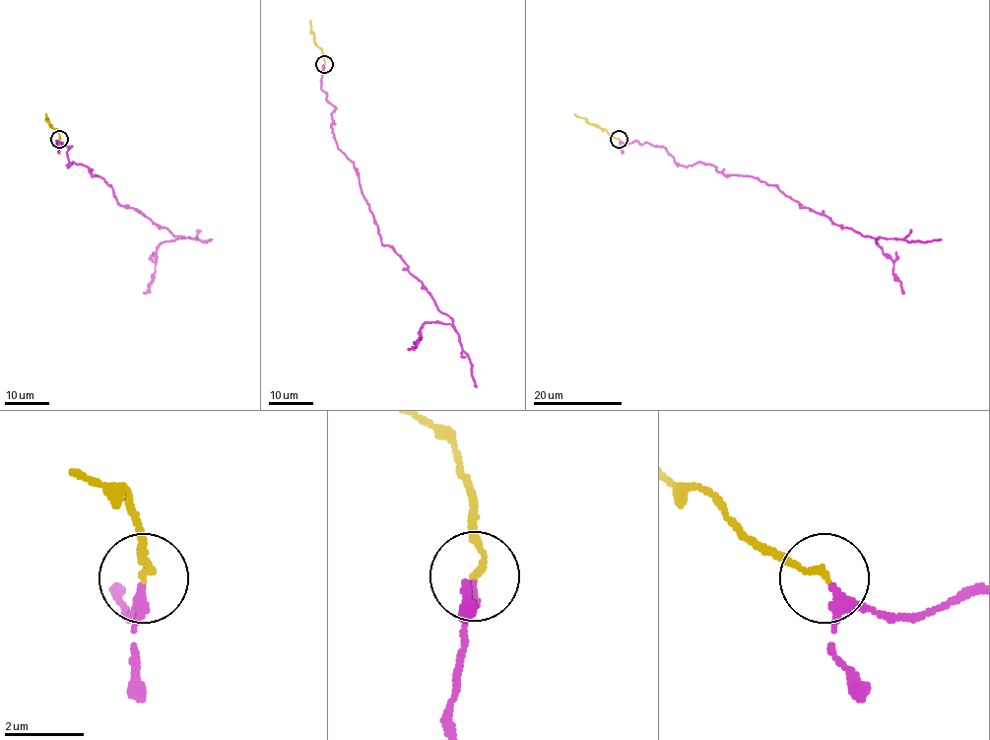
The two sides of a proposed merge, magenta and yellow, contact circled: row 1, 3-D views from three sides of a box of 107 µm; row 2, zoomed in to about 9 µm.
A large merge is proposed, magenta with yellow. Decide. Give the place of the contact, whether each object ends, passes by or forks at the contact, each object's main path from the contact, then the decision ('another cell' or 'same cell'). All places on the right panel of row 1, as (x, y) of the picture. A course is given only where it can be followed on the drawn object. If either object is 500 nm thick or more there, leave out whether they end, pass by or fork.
at (619, 139); magenta passes by; yellow ends there; magenta runs (619, 140), (663, 147), (679, 166), (702, 162), (775, 185), (837, 226), (878, 237), (903, 293); yellow runs (619, 140), (574, 114); same cell

